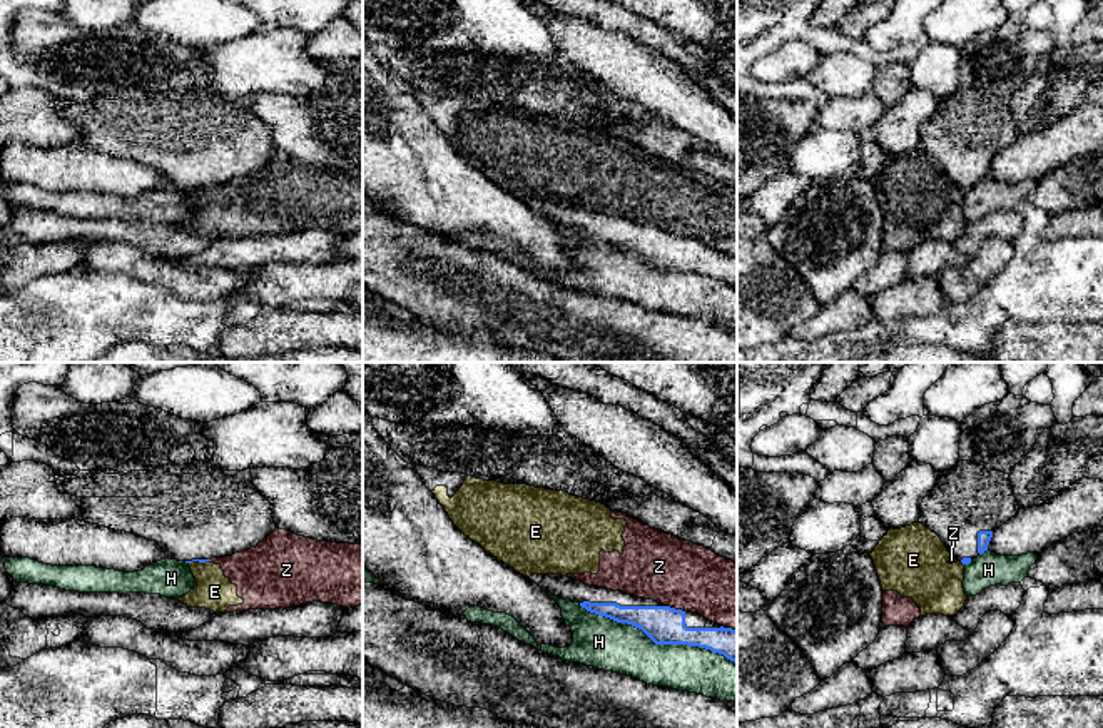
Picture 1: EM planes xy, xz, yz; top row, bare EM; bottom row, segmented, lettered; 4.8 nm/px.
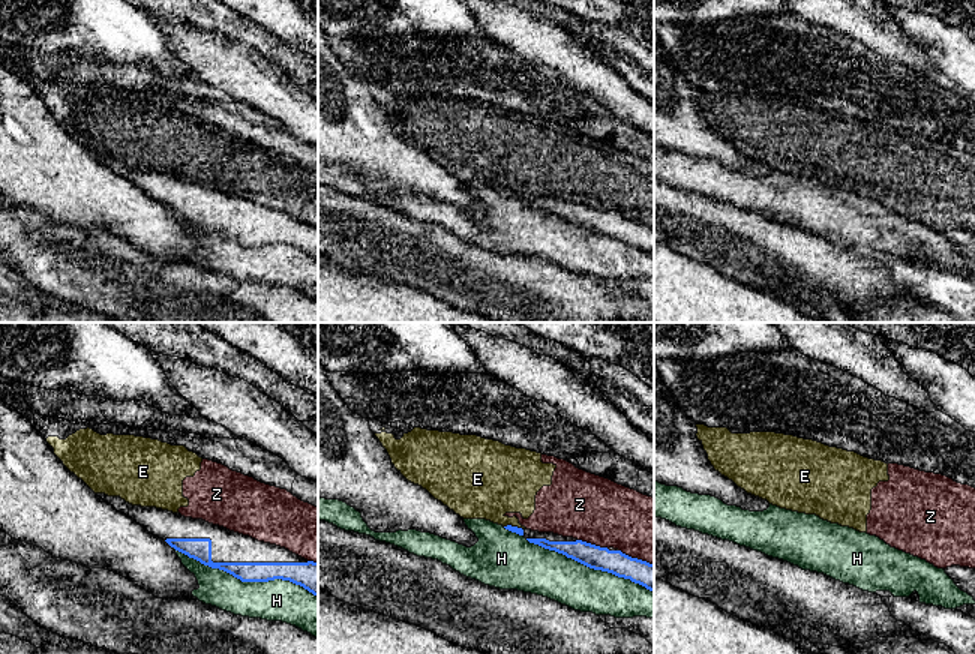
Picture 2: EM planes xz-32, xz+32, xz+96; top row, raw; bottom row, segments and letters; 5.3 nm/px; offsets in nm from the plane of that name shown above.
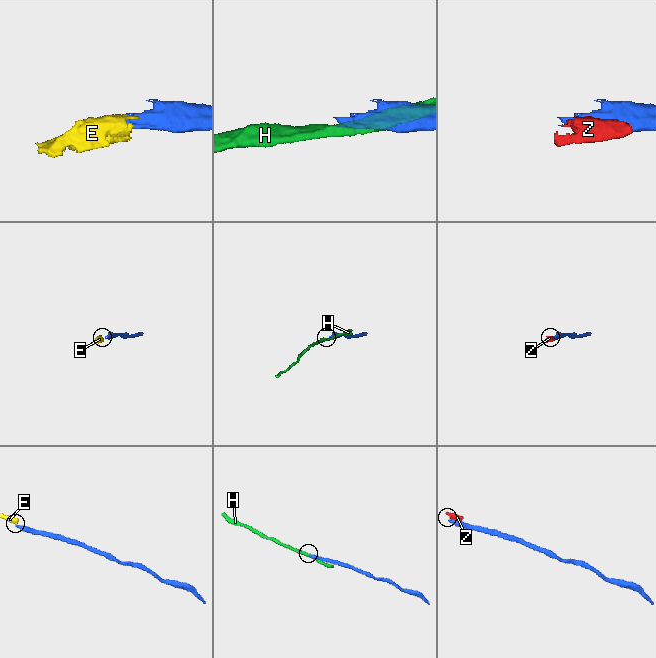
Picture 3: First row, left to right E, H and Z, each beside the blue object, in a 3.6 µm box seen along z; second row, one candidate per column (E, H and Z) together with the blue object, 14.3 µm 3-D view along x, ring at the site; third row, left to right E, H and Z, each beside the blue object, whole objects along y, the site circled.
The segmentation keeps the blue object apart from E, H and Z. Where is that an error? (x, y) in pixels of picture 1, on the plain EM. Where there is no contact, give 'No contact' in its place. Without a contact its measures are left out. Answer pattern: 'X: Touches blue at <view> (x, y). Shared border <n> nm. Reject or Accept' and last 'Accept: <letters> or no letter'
E: Touches blue at xy (199, 187). Shared border 110 nm. Reject
H: Touches blue at xz (657, 269). Shared border 800 nm. Reject
Z: Touches blue at xz (674, 234). Shared border 110 nm. Reject
Accept: no letter

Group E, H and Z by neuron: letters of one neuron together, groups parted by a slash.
E Z / H

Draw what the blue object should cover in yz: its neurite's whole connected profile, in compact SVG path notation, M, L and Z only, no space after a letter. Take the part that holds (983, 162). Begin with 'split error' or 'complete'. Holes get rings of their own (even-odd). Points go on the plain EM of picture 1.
split error; M959 87L939 99L934 117L921 129L919 149L968 190L988 177L993 159L1018 137L1009 100Z

